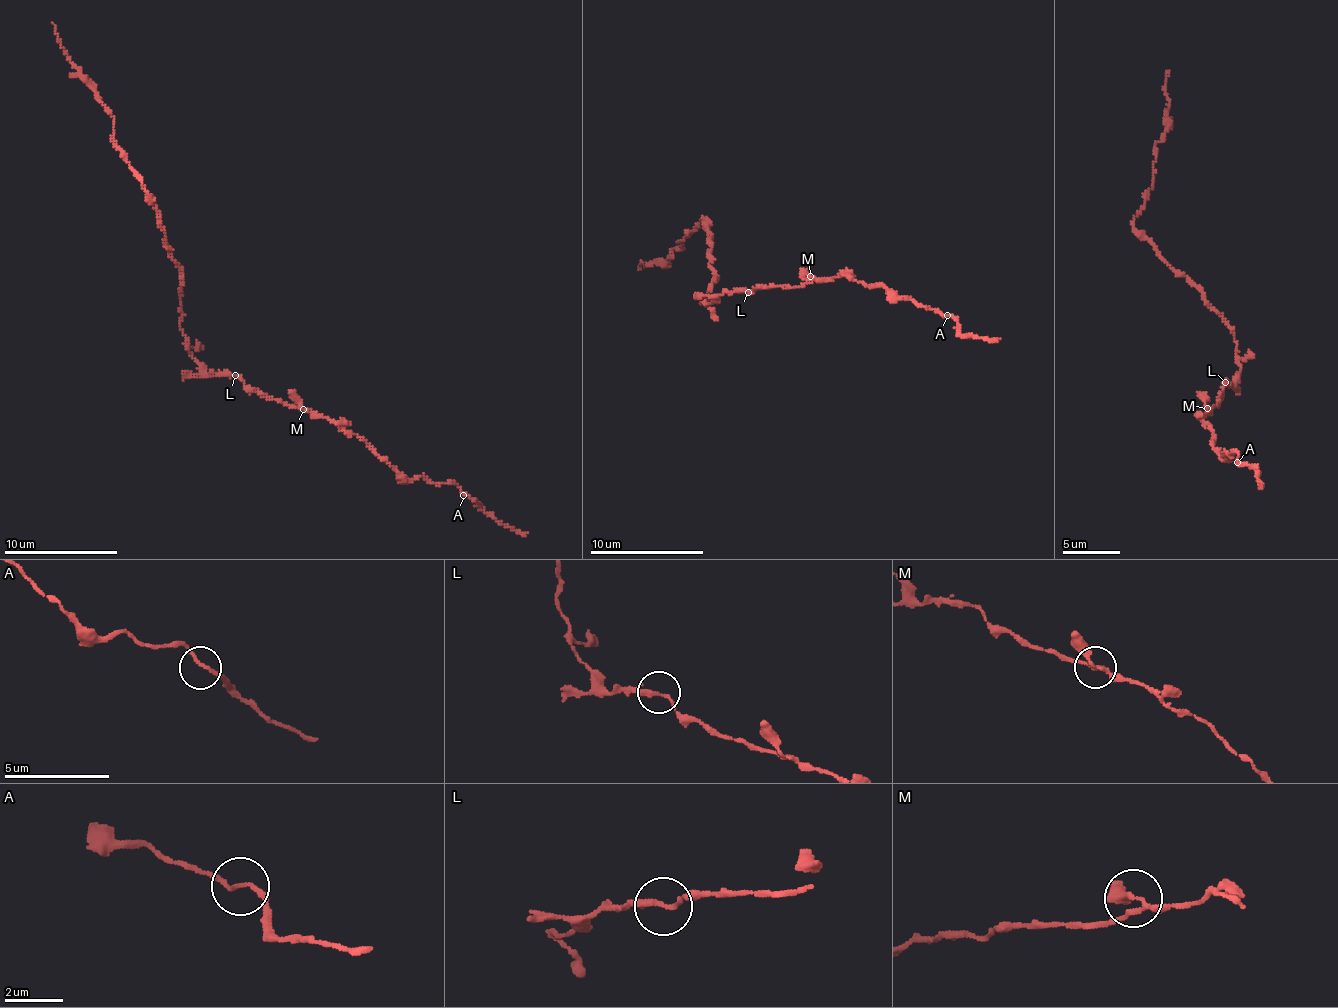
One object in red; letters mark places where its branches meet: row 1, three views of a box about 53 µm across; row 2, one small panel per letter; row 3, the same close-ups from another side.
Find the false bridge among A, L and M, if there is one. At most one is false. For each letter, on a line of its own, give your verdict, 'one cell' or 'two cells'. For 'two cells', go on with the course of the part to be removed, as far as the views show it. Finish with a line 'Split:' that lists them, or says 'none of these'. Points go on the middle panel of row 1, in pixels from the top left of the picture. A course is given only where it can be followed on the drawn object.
A: one cell
L: one cell
M: one cell
Split: none of these

